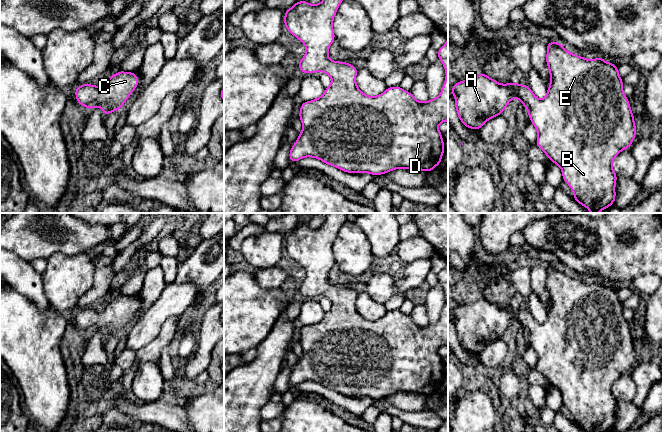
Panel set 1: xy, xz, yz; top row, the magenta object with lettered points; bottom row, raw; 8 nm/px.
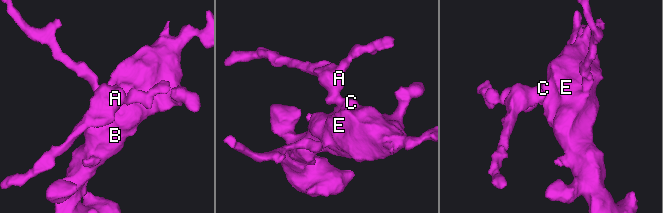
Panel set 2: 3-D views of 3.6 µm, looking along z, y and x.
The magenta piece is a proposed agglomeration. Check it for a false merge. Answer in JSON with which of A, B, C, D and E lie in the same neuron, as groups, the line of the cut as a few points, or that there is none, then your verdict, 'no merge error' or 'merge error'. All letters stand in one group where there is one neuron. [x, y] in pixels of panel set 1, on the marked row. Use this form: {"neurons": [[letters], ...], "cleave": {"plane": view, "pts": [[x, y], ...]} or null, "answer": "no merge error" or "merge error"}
{"neurons": [["A", "B", "C", "D", "E"]], "cleave": null, "answer": "no merge error"}

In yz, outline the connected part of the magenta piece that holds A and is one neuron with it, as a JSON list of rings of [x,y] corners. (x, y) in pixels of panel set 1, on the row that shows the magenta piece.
[[[549,41],[546,45],[546,63],[550,73],[550,84],[544,99],[539,100],[529,85],[500,84],[483,72],[479,75],[457,82],[450,94],[455,96],[455,108],[460,121],[470,129],[480,130],[484,123],[504,114],[512,98],[517,98],[527,109],[531,123],[538,137],[536,145],[547,155],[549,161],[562,170],[563,181],[574,193],[574,200],[586,207],[591,213],[598,213],[615,203],[617,174],[612,164],[615,157],[624,149],[630,148],[636,137],[636,125],[628,97],[623,93],[623,79],[619,77],[618,67],[606,62],[602,56],[592,60],[572,54],[564,49],[562,42]]]

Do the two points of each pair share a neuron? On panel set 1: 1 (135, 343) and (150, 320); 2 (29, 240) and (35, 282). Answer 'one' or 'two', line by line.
1: one
2: two

